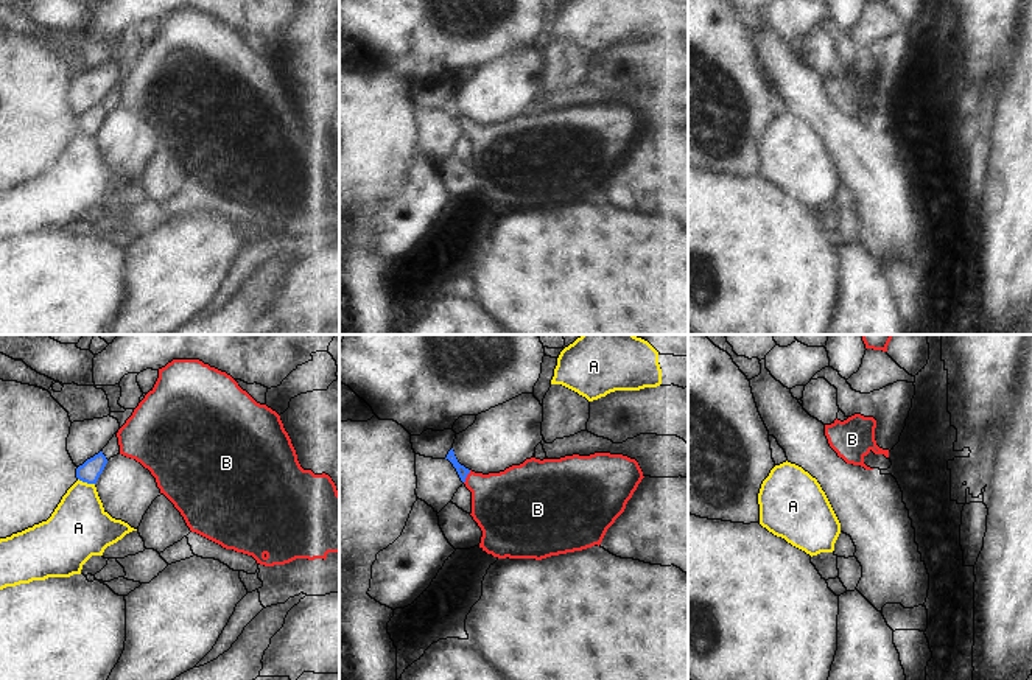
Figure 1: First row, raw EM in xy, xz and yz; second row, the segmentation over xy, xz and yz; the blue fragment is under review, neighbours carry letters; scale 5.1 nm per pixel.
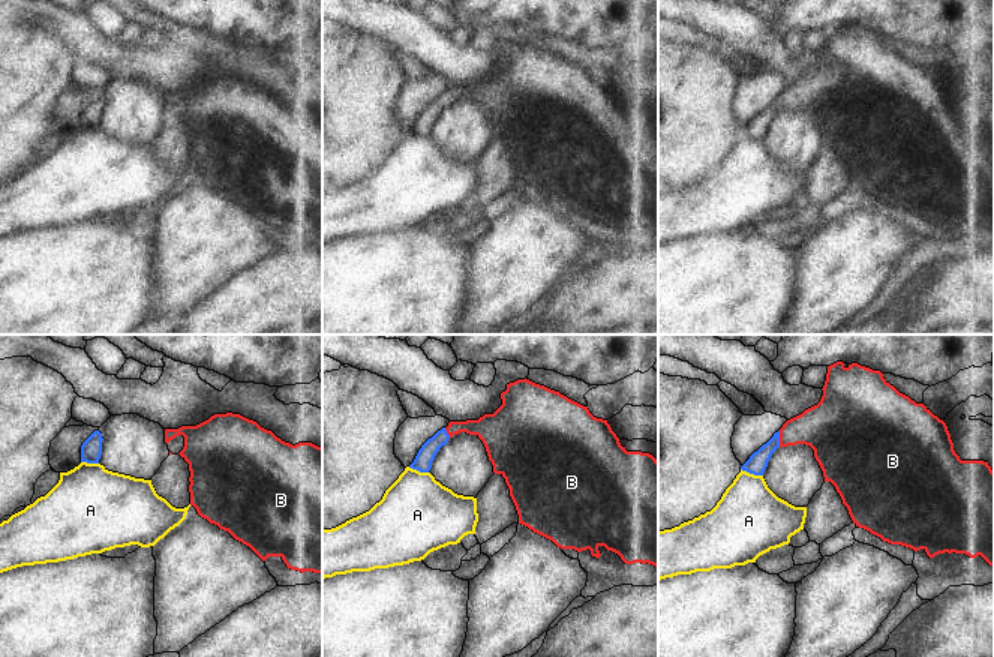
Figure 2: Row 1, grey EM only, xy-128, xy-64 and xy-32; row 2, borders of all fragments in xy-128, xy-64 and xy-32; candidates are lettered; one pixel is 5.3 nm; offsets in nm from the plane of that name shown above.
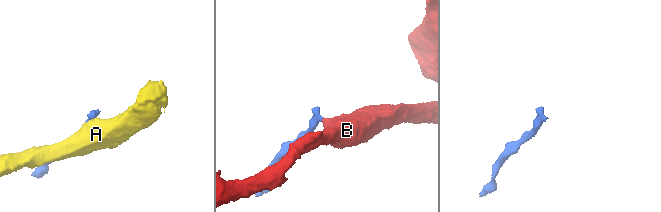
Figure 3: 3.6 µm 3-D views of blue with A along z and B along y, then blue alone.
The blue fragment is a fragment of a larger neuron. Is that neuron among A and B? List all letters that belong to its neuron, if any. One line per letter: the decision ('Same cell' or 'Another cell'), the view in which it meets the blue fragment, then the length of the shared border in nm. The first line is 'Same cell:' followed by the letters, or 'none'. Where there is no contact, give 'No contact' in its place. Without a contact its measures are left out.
Same cell: B
A: Another cell. Touches blue in xy. Shared border 90 nm
B: Same cell. Touches blue in xz. Shared border 80 nm.

